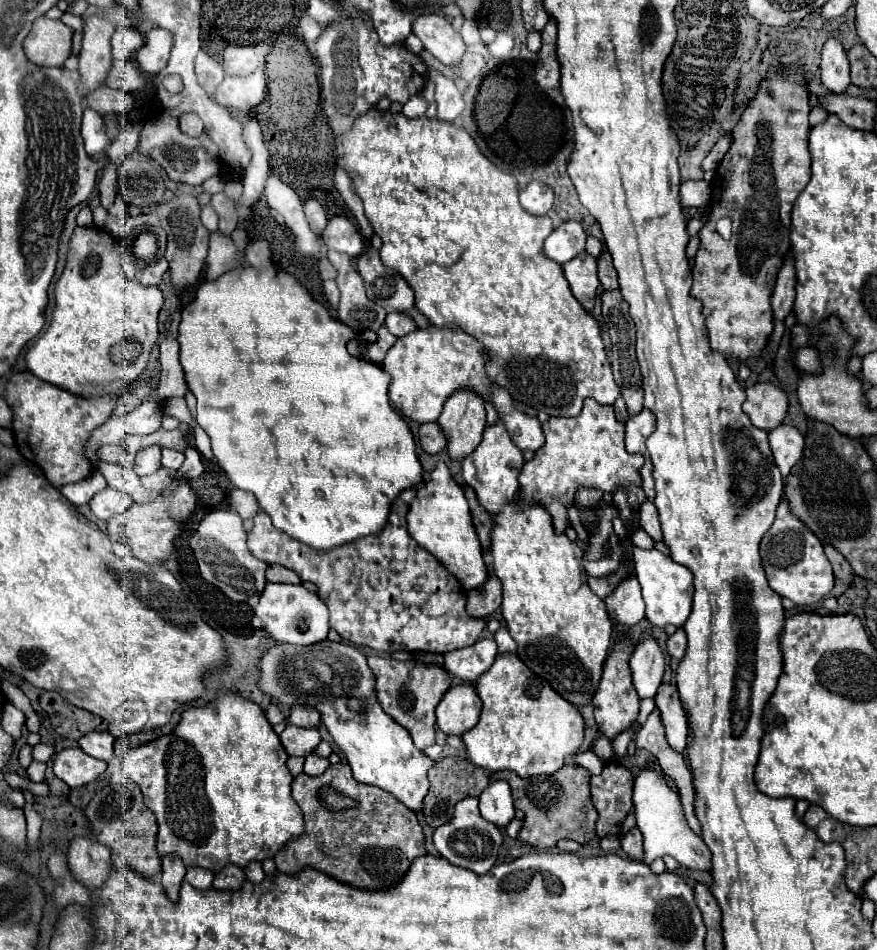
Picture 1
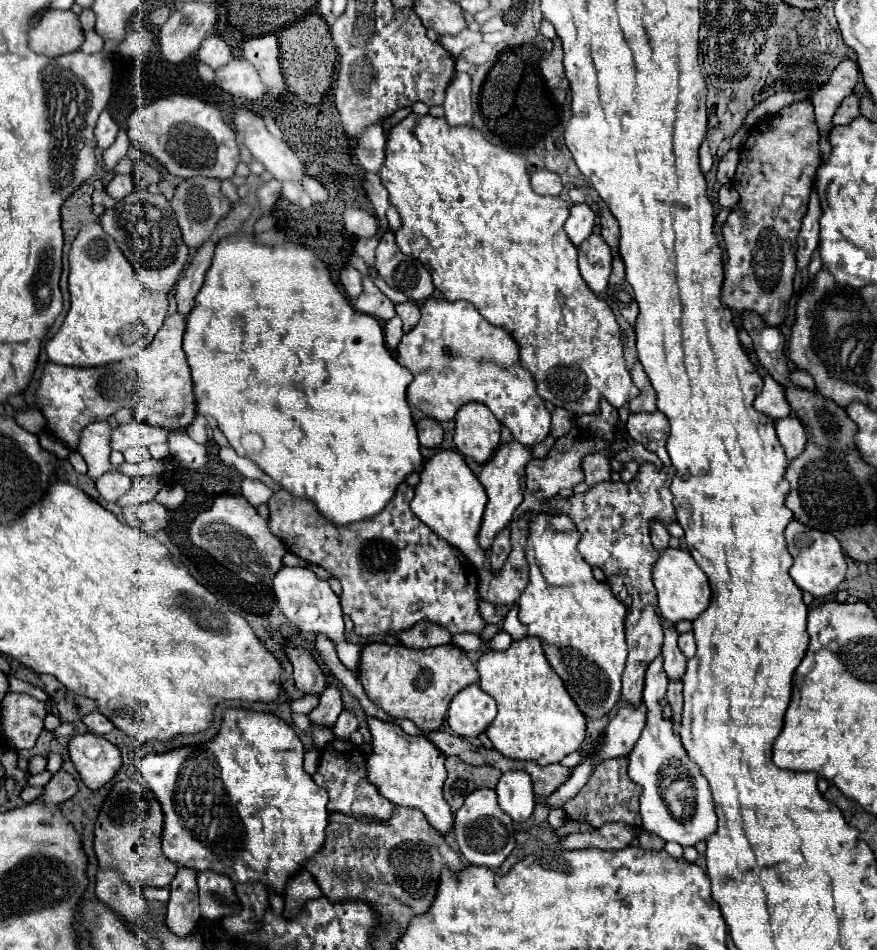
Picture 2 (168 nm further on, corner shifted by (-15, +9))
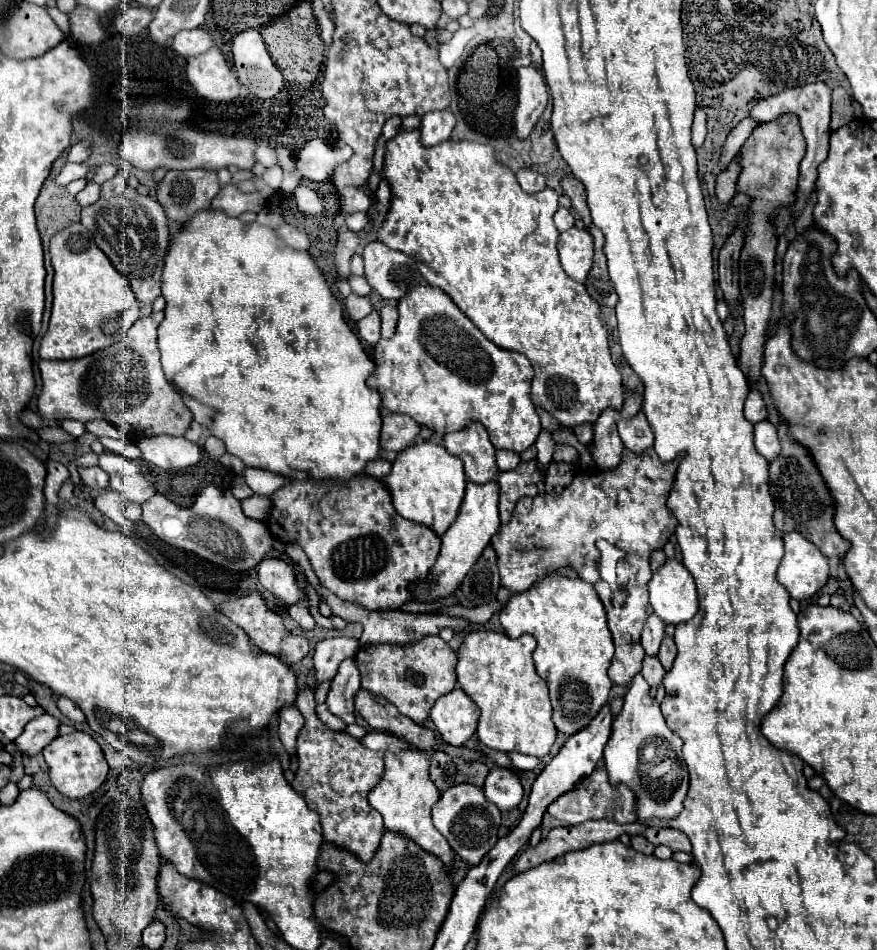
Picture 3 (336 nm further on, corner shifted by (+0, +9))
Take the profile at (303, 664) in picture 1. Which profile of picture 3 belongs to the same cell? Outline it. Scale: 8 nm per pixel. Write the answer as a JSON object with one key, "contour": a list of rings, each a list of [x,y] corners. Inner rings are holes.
{"contour":[[[383,750],[383,760],[385,774],[381,782],[369,792],[369,804],[383,816],[385,828],[401,832],[403,836],[415,840],[423,850],[437,854],[449,870],[453,862],[453,850],[431,820],[431,808],[435,806],[439,792],[429,778],[429,754],[423,750],[401,750],[399,754]]]}

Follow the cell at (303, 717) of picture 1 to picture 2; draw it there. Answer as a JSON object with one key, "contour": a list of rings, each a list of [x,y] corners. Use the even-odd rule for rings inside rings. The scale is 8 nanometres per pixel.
{"contour":[[[284,642],[284,652],[294,666],[296,686],[306,694],[320,694],[320,690],[324,690],[326,686],[326,676],[322,674],[314,654],[308,648],[292,646],[288,642]]]}

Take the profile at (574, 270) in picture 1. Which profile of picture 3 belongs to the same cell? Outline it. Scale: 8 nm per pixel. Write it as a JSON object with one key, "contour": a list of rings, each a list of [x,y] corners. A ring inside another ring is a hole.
{"contour":[[[579,228],[561,232],[557,248],[559,248],[559,256],[561,256],[561,266],[567,272],[567,276],[583,284],[587,278],[587,272],[591,270],[591,264],[593,264],[591,234],[587,230],[579,230]]]}

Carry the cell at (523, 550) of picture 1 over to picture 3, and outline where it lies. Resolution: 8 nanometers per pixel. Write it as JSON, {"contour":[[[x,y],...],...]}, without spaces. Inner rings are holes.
{"contour":[[[551,570],[529,590],[509,598],[501,610],[501,626],[509,638],[531,634],[537,640],[533,662],[537,674],[549,686],[557,730],[571,736],[585,728],[607,704],[613,686],[607,676],[613,658],[613,640],[595,588],[581,578],[561,576],[561,572]]]}

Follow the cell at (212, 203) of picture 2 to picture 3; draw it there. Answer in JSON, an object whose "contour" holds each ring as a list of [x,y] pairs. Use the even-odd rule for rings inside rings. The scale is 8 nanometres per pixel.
{"contour":[[[169,170],[157,186],[157,200],[169,220],[183,226],[199,210],[207,210],[219,194],[217,172],[211,170]]]}

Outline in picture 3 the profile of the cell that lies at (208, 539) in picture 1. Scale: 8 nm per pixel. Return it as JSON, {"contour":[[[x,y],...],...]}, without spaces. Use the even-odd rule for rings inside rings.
{"contour":[[[209,485],[191,508],[177,508],[167,496],[155,494],[143,502],[143,522],[167,544],[189,550],[217,566],[233,572],[249,572],[273,550],[273,538],[267,526],[241,512],[241,502],[229,490]],[[195,542],[195,544],[193,544]]]}

